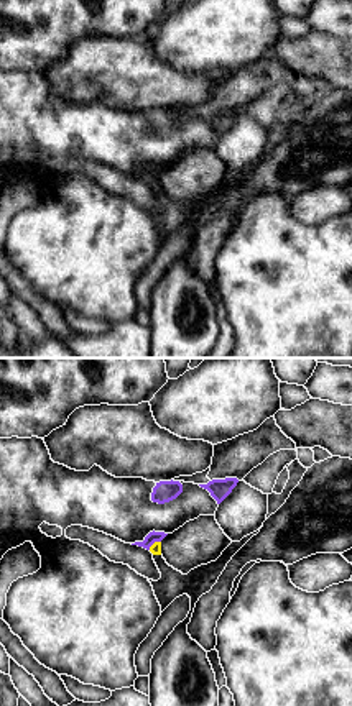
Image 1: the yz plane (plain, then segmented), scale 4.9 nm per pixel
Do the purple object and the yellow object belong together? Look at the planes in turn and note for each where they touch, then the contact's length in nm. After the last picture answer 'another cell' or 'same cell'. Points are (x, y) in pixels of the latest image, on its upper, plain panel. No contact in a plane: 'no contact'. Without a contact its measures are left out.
contact (153, 174); length 80 nm

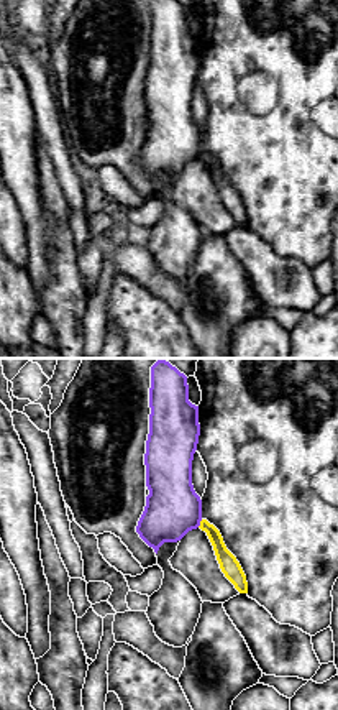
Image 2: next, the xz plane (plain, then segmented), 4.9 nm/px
contact (199, 155); length 50 nm

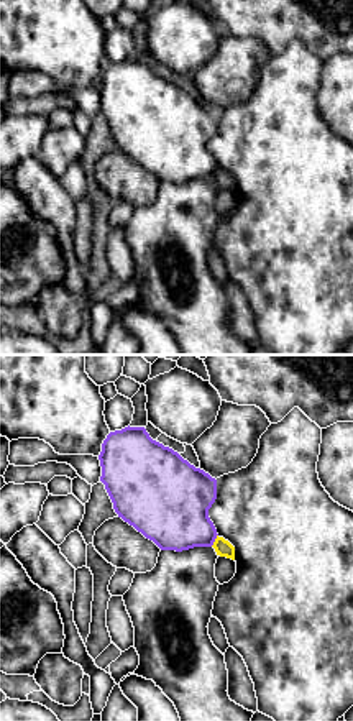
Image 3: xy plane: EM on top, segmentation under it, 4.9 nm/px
contact (214, 173); length 70 nm

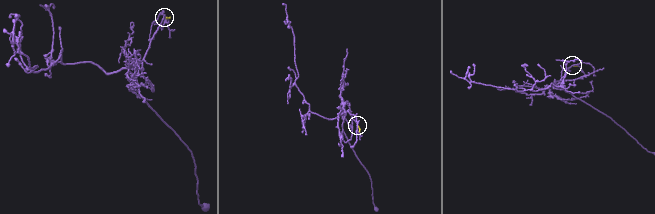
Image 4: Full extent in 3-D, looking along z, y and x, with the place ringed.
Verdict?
another cell

